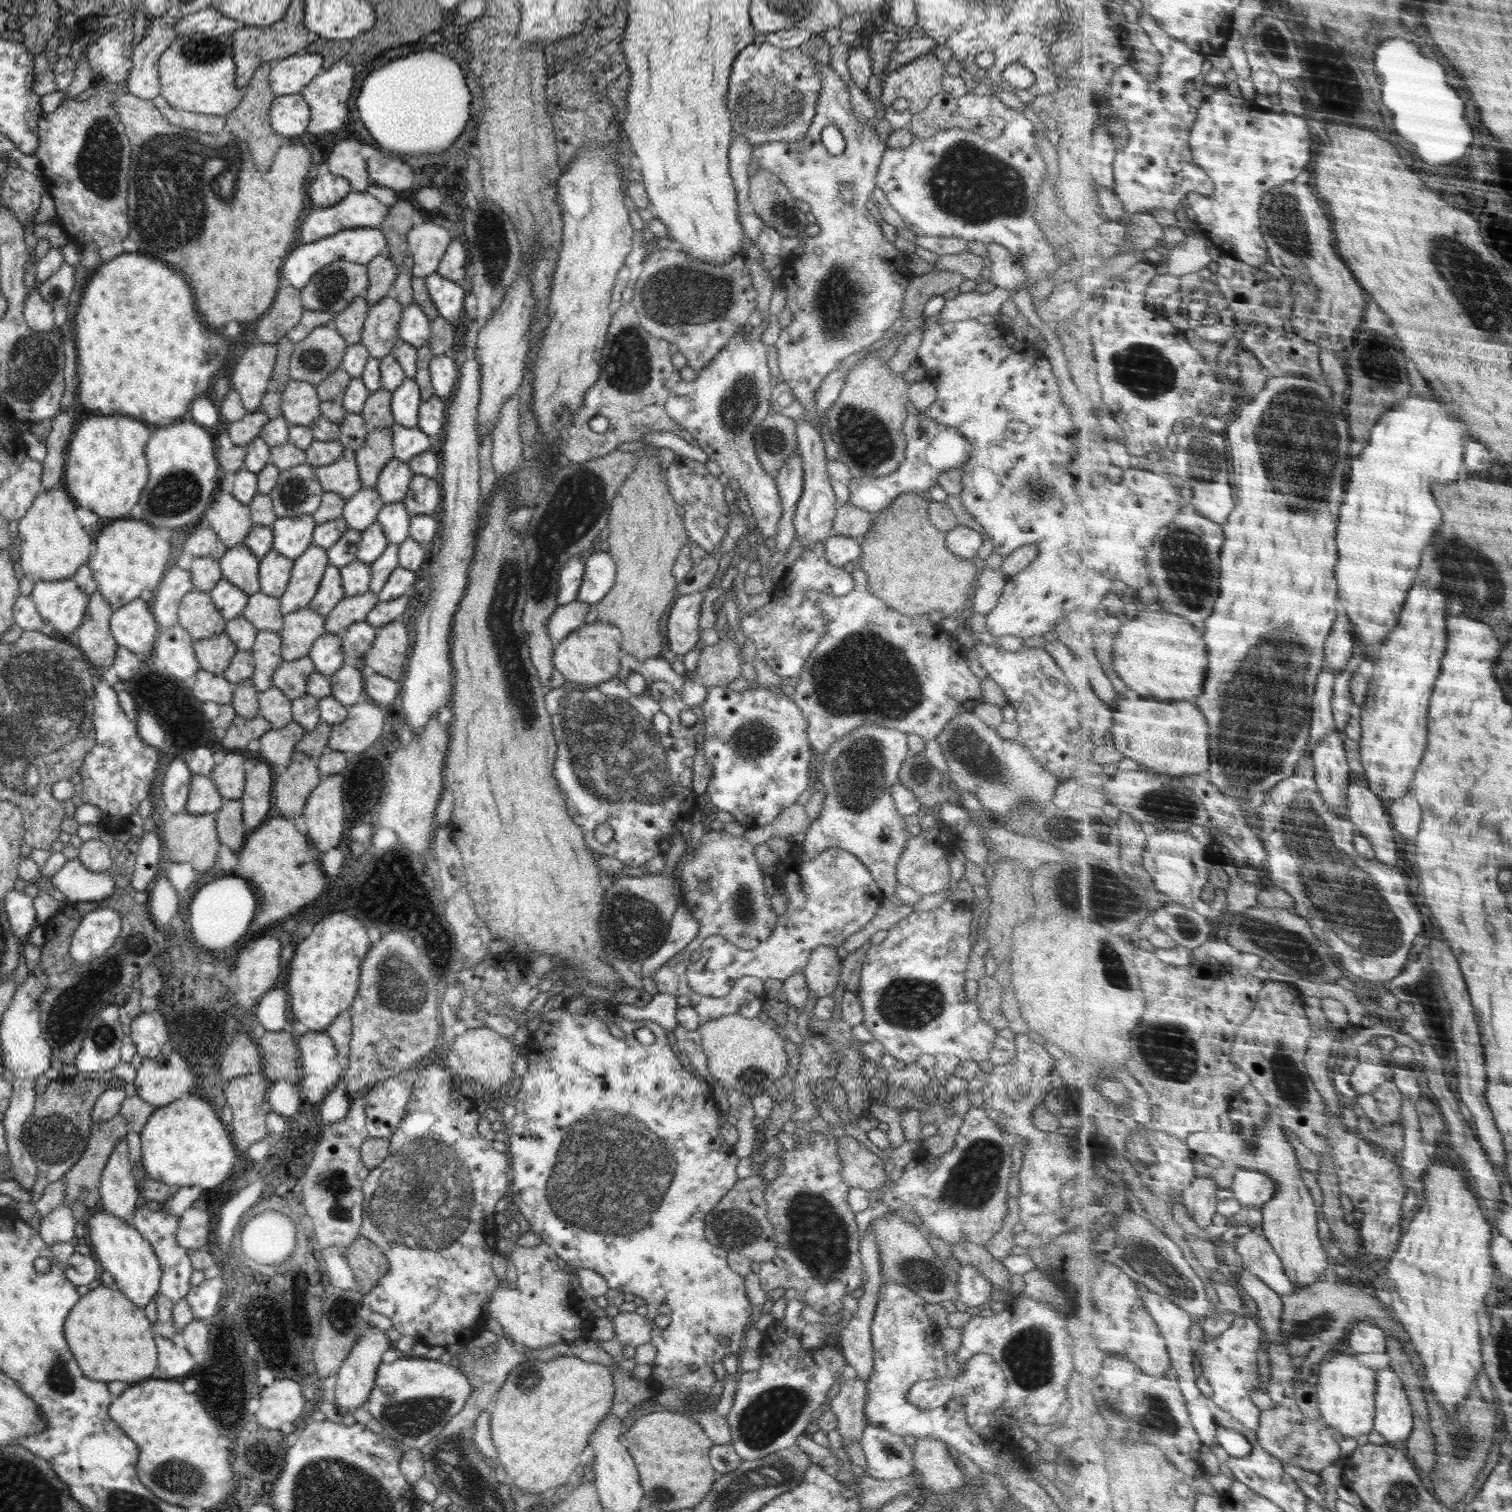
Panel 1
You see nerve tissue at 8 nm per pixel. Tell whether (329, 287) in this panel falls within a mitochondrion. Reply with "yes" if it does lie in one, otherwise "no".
yes

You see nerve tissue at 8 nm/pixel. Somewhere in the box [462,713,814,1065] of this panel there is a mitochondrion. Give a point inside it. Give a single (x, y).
(637, 925)

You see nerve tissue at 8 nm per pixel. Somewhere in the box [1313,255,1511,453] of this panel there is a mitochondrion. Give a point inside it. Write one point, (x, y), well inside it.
(1376, 361)

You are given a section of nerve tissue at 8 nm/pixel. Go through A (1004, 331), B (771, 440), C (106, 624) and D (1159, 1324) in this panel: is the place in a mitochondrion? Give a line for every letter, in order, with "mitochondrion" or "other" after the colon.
A: other
B: mitochondrion
C: other
D: other

